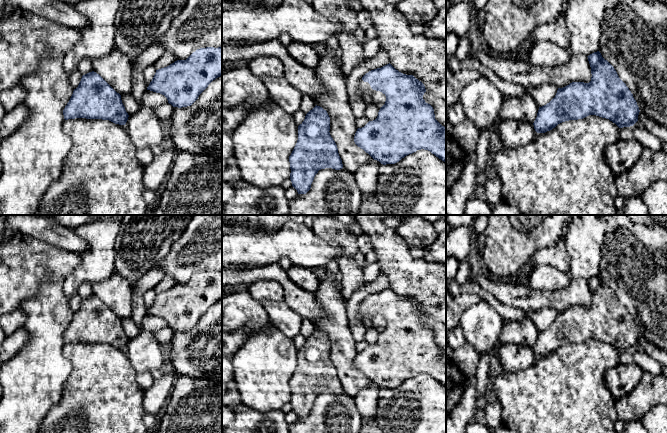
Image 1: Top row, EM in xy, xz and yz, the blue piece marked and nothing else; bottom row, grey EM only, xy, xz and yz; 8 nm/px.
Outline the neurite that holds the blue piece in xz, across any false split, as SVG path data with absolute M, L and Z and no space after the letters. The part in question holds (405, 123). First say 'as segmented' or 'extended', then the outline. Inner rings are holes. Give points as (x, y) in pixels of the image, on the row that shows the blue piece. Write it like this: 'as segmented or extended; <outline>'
extended; M389 63L366 73L359 81L359 91L363 98L380 91L386 96L386 101L375 120L357 129L354 142L358 147L383 165L395 164L421 149L446 162L446 127L435 119L433 107L423 99L426 89L421 81L399 72Z

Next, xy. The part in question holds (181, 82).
as segmented; M222 47L197 49L186 60L156 70L147 90L164 95L173 107L191 106L216 78L222 76Z

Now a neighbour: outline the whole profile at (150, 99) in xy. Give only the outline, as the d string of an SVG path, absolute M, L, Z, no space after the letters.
M150 90L145 91L141 101L142 106L152 108L152 109L162 106L167 102L168 100L164 95L150 91Z

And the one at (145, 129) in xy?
M141 106L137 113L128 117L125 127L136 149L165 143L166 126L152 108Z

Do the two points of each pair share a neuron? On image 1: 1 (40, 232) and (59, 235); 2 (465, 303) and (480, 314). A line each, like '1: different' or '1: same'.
1: same
2: different

